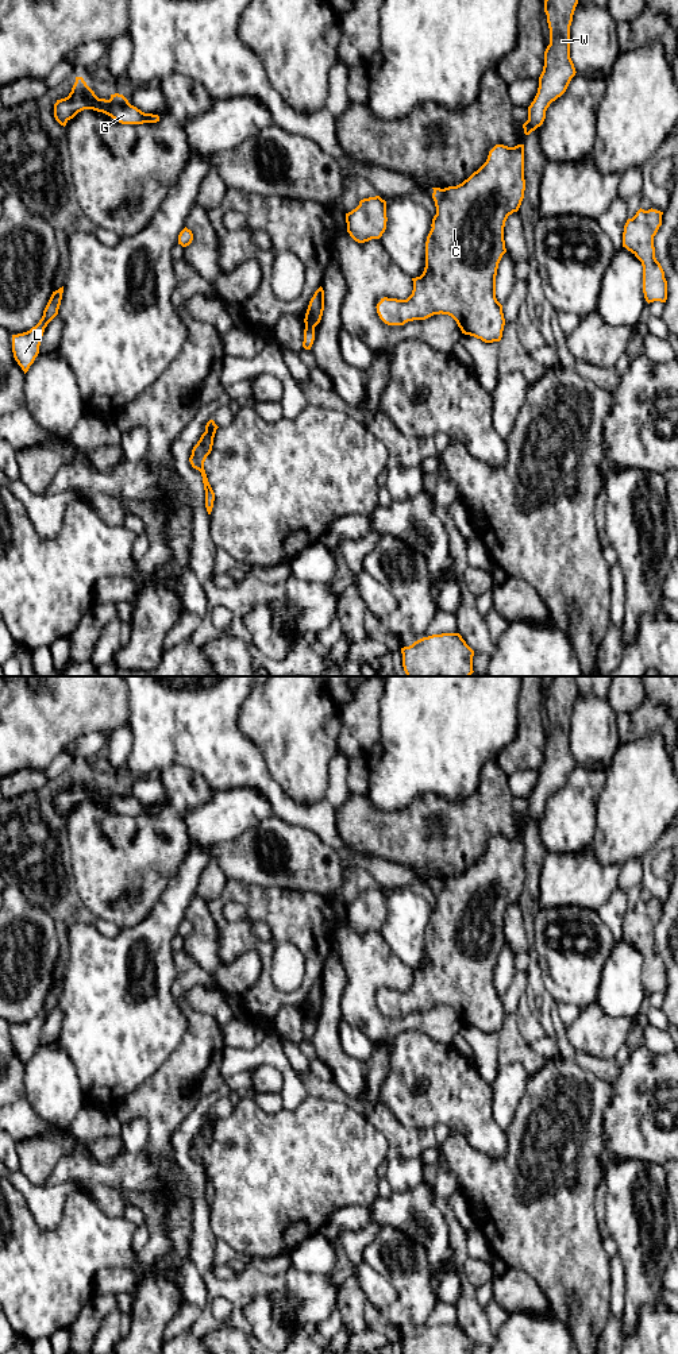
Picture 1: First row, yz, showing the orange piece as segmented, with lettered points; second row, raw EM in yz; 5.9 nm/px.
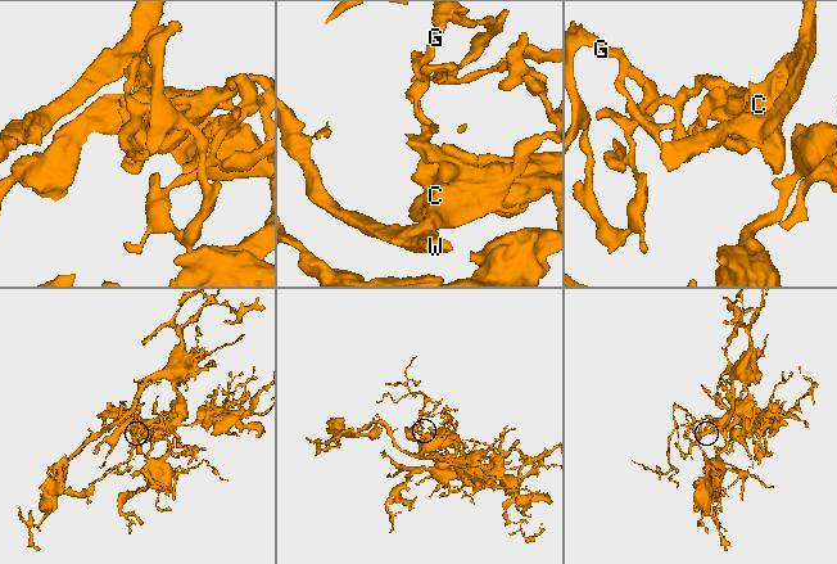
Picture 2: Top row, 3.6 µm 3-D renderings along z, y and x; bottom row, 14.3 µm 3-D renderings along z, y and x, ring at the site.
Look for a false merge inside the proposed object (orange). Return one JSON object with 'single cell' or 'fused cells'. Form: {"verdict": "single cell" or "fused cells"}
{"verdict": "fused cells"}

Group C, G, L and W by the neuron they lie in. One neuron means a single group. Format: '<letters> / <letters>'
C W / G L

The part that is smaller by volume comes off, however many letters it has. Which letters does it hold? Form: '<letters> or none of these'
G, L

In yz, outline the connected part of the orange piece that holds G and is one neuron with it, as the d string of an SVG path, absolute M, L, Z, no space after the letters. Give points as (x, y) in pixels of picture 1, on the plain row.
M76 768L76 774L69 787L57 791L54 795L54 809L65 818L70 810L84 801L103 803L122 815L159 813L158 806L142 803L136 798L131 796L123 786L111 786L109 791L99 790L82 768Z

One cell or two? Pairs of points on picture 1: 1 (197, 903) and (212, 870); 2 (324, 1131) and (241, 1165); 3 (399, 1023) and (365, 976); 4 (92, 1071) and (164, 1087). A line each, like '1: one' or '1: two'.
1: two
2: one
3: one
4: two

